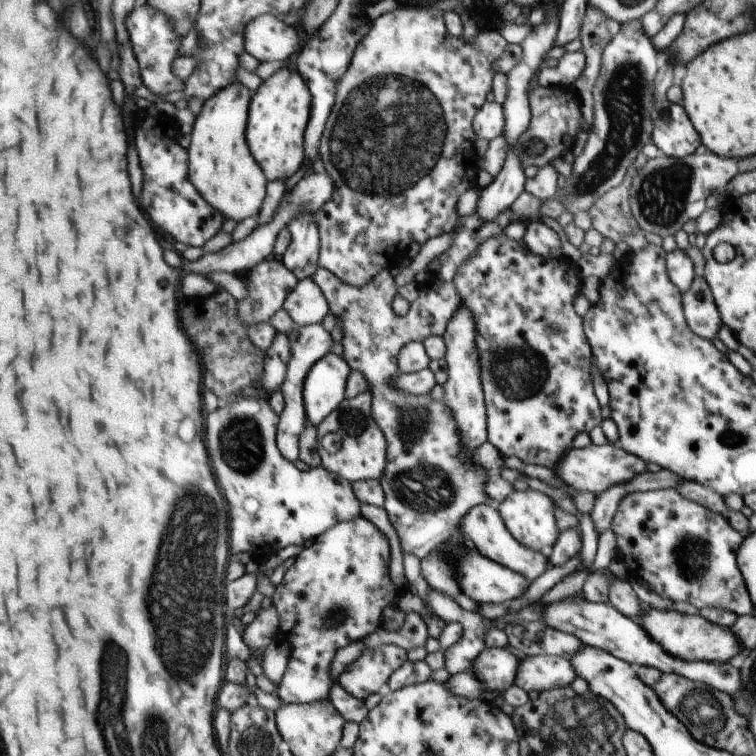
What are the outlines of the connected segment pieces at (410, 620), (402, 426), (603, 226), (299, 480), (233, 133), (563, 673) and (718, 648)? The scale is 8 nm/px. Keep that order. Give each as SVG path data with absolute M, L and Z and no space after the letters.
M405 611L405 618L401 628L395 631L385 629L376 630L361 639L367 648L381 645L397 645L403 650L421 648L425 646L428 634L423 619L415 612Z
M507 208L492 221L485 221L476 213L460 217L460 222L457 221L457 226L451 230L454 232L451 246L426 264L424 268L426 279L419 285L418 296L410 302L408 313L402 317L393 310L393 301L396 294L401 294L401 290L397 290L396 277L389 274L389 270L377 273L367 285L362 287L349 286L341 282L331 271L319 266L310 276L326 300L329 314L335 317L336 326L341 329L341 357L348 363L351 371L360 372L365 377L368 388L373 390L373 402L370 402L371 418L386 442L386 461L383 472L378 478L384 494L382 507L398 536L401 552L414 554L418 559L429 558L429 554L433 554L432 550L437 550L437 545L445 543L448 538L453 538L462 523L464 514L488 500L487 491L484 490L486 472L477 464L474 454L472 459L462 446L460 432L457 430L449 407L443 402L434 401L428 394L412 395L398 389L392 383L392 379L399 372L396 363L397 353L409 341L423 342L425 338L433 335L442 336L450 318L462 304L453 284L454 274L470 254L476 252L482 242L498 237L504 232L504 228L511 222L511 215L512 212Z
M630 165L619 186L596 199L588 210L591 228L615 244L625 242L630 250L629 254L640 252L647 244L643 237L644 231L638 227L628 203L631 179L636 174L637 170Z
M267 396L266 400L239 398L234 403L220 405L207 418L209 452L219 476L219 484L229 501L230 545L235 555L238 552L250 552L254 559L271 556L289 544L294 547L298 544L306 545L337 523L360 516L360 501L350 482L341 478L341 475L330 473L321 465L306 472L299 471L281 456L279 448L275 448L275 424L277 416L269 406Z
M235 80L208 98L195 118L192 143L188 149L192 183L215 210L237 223L260 214L264 208L268 181L248 143L249 111L253 94L248 86Z
M529 655L519 660L514 685L526 693L569 687L577 674L571 662L559 655Z
M643 605L644 613L640 614L639 625L650 638L655 640L665 652L685 662L728 662L743 647L739 639L727 627L716 623L710 623L701 615L684 615L674 610L656 610L655 608Z

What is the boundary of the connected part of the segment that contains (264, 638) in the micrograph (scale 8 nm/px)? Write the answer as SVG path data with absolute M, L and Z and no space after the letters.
M272 604L245 627L243 630L245 642L252 648L255 656L258 657L259 653L273 640L277 628L278 618Z

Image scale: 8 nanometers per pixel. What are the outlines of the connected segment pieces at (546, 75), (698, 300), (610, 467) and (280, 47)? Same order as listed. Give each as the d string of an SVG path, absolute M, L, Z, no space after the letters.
M581 50L573 53L564 53L557 59L555 67L540 66L537 80L539 86L565 85L571 86L572 82L581 74L585 57Z
M694 276L689 288L681 296L688 326L701 338L713 340L722 322L705 279Z
M591 443L582 449L569 449L560 458L556 470L553 471L568 487L579 492L590 492L598 495L608 488L629 482L645 469L646 462L643 462L637 455L621 450L614 443L604 445L594 445Z
M256 17L246 30L246 52L260 62L286 60L299 48L299 36L280 17Z

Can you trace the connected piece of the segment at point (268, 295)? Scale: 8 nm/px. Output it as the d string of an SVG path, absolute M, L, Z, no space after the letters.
M278 258L265 259L253 268L248 277L248 297L238 301L238 314L249 328L260 322L269 322L269 317L282 308L284 298L295 288L296 275Z

